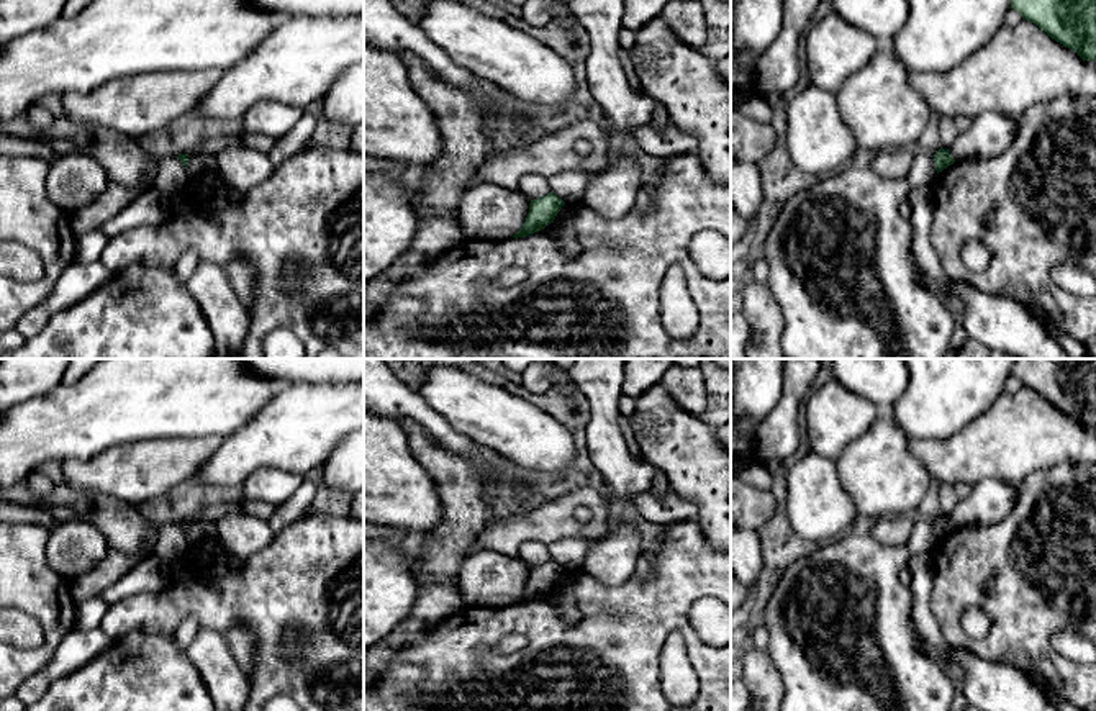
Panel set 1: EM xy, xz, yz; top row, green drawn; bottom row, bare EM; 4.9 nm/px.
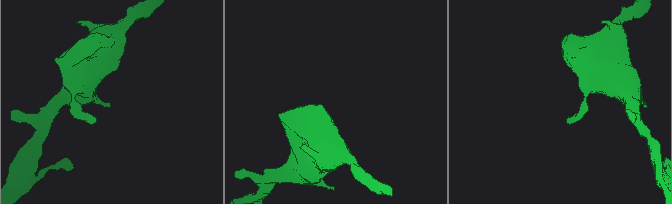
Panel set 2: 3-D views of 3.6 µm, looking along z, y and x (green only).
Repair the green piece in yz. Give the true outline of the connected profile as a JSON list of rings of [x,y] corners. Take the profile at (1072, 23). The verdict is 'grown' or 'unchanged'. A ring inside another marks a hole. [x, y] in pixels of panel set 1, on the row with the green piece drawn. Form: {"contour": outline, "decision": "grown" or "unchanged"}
{"contour": [[[1012,0],[1011,8],[1083,61],[1096,62],[1096,0]]], "decision": "unchanged"}

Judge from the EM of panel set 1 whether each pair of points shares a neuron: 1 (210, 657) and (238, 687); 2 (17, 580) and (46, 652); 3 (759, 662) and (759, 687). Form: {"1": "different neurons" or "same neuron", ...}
{"1": "same neuron", "2": "same neuron", "3": "same neuron"}

